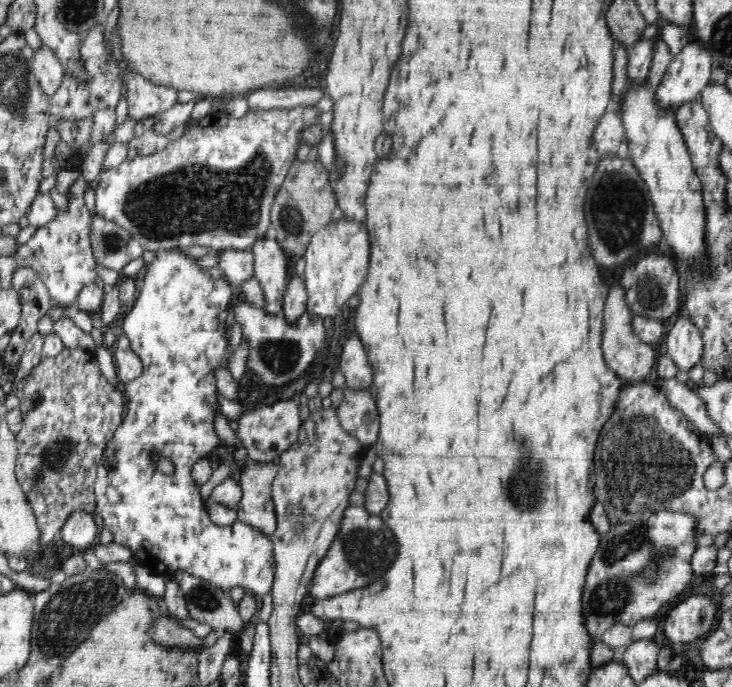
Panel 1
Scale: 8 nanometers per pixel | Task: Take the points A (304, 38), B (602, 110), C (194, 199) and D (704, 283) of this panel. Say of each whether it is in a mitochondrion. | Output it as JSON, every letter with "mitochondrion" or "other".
{"A":"mitochondrion","B":"other","C":"mitochondrion","D":"other"}

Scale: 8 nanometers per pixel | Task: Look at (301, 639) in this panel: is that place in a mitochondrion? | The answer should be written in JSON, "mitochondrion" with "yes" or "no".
{"mitochondrion":"no"}

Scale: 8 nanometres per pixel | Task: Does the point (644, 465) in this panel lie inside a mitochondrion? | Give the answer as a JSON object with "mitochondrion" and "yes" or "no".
{"mitochondrion":"yes"}

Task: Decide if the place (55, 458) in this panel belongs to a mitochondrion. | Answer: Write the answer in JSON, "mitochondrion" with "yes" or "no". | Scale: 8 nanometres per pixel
{"mitochondrion":"yes"}

